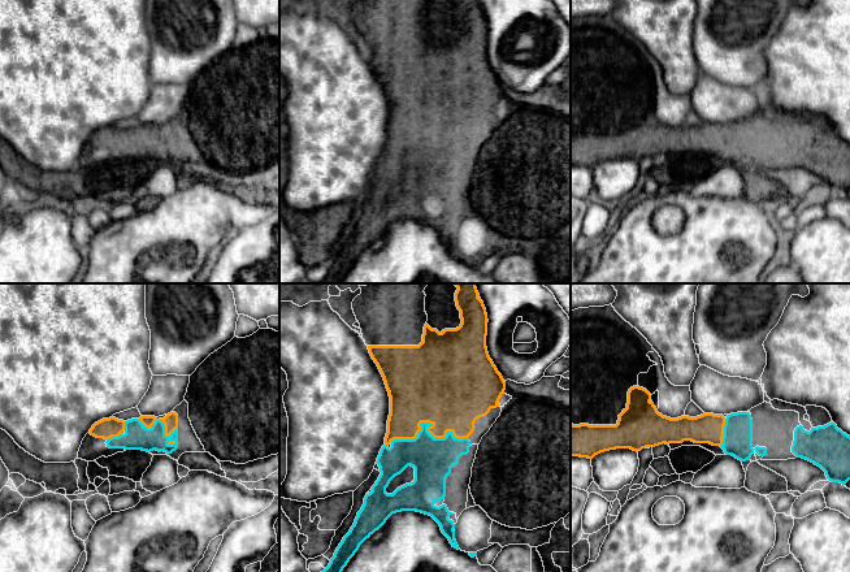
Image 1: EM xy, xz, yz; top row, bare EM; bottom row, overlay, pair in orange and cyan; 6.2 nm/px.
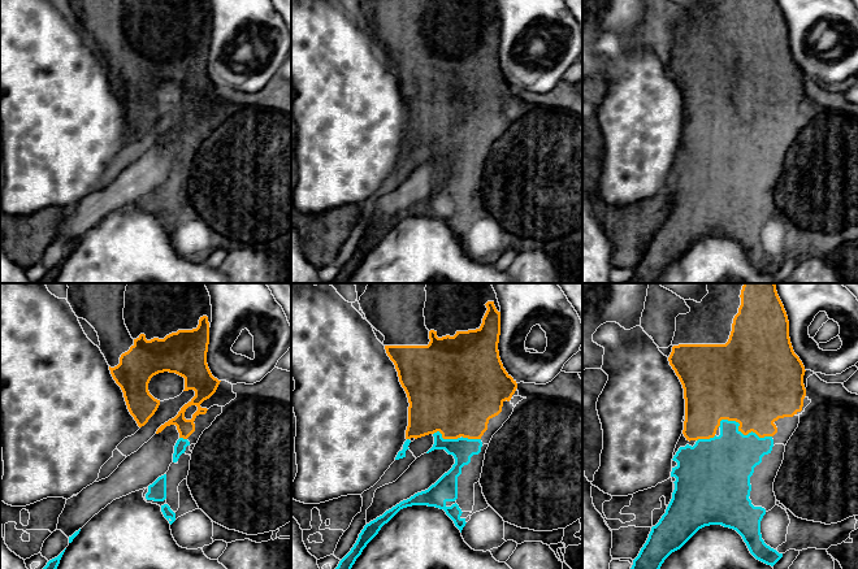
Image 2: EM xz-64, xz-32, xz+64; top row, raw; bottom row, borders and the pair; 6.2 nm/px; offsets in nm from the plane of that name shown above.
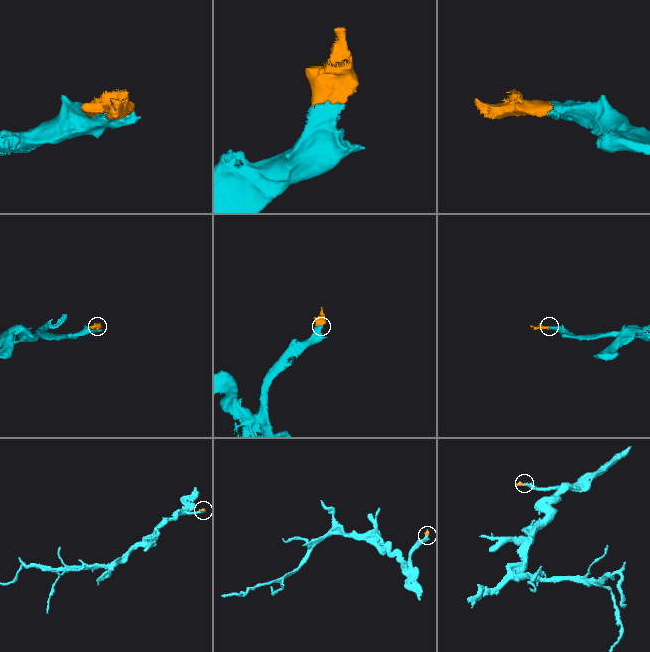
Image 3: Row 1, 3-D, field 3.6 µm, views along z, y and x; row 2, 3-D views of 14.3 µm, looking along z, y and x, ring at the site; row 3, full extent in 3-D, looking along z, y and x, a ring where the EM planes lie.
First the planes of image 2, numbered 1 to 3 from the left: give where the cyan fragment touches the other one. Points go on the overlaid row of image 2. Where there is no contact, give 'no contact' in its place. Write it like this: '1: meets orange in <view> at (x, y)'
1: meets orange in xz-64 at (183, 438)
2: meets orange in xz-32 at (446, 438)
3: meets orange in xz+64 at (741, 431)

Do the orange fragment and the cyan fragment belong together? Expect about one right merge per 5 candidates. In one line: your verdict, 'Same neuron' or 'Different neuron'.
Same neuron

